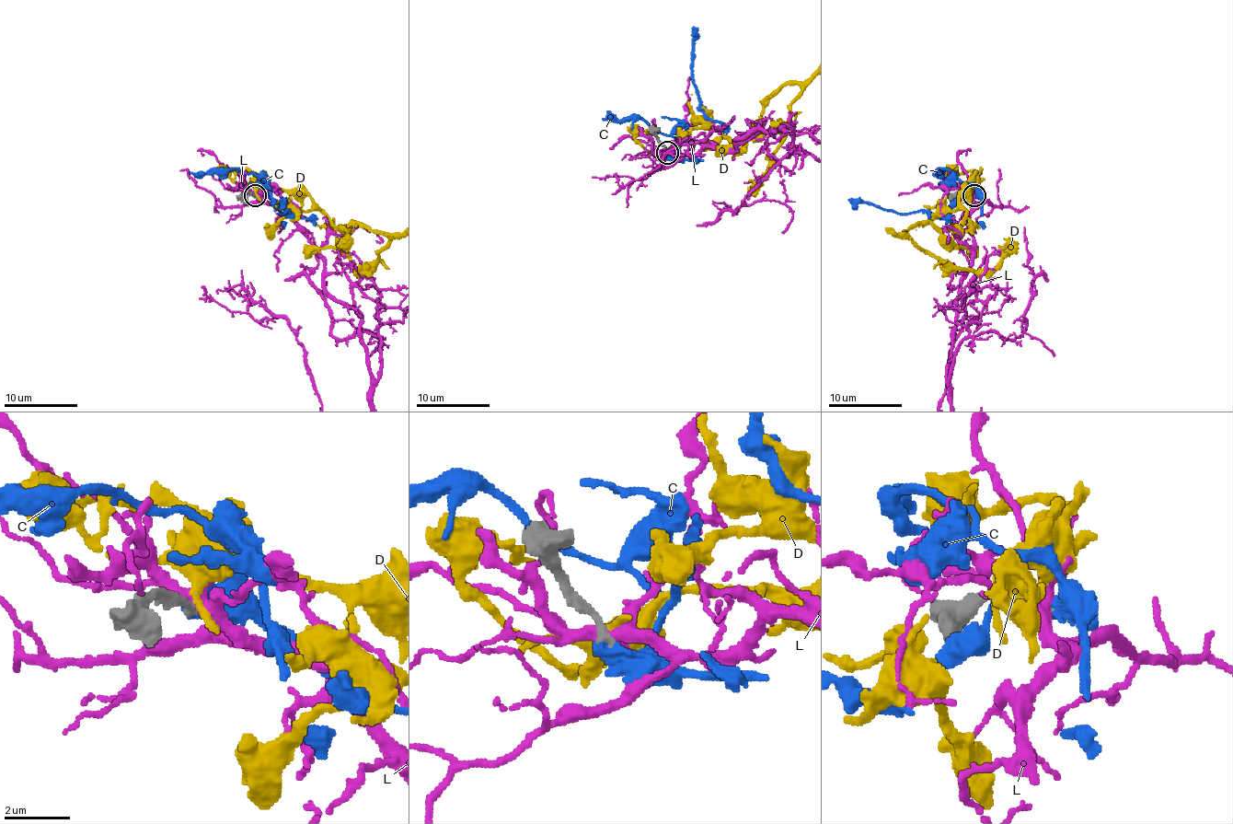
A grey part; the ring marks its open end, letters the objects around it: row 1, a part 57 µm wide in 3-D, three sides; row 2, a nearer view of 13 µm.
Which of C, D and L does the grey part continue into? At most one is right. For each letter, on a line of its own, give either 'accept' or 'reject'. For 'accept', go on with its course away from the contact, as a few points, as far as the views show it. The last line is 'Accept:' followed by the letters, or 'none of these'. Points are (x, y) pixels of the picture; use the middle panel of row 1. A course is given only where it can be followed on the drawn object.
C: accept | via (667, 152), (674, 154), (678, 150), (687, 124), (698, 106), (691, 62), (693, 26)
D: reject
L: reject
Accept: C

